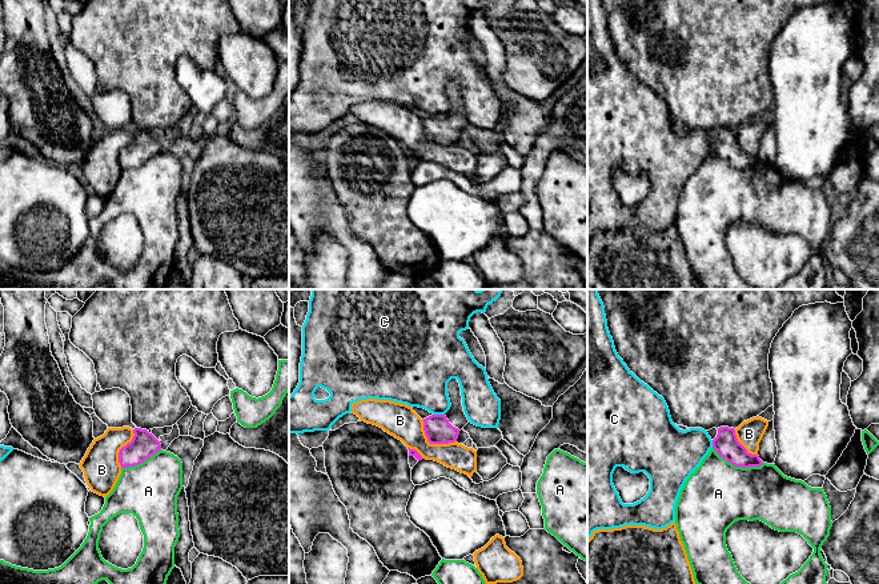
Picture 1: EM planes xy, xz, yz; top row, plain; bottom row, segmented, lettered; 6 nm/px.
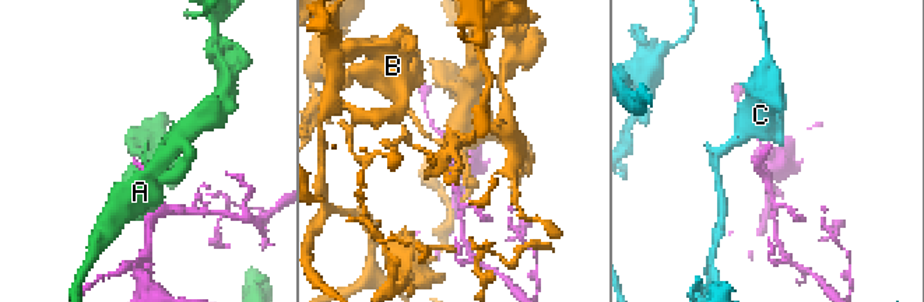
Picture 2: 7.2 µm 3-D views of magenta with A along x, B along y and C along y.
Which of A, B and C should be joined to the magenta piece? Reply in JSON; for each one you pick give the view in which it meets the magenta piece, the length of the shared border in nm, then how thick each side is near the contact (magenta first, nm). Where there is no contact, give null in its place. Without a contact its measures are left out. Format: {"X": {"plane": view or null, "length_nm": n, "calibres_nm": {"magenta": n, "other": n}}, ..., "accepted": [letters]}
{"accepted": []}

